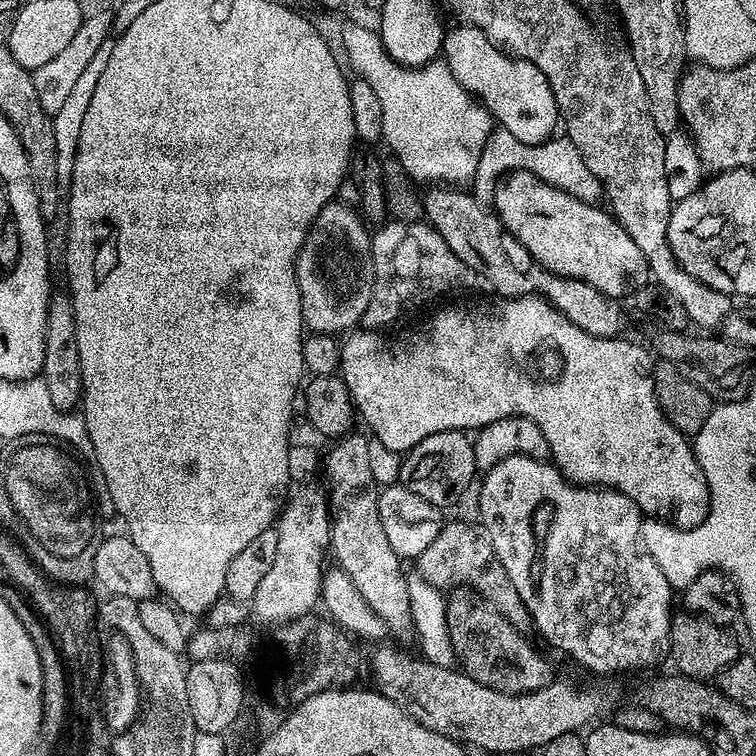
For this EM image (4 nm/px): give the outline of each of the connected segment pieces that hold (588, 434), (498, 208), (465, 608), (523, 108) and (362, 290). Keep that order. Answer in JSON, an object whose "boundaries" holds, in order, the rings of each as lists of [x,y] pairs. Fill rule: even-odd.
{"boundaries":[[[[514,296],[511,298],[500,298],[497,304],[488,304],[485,308],[440,308],[421,328],[400,336],[397,340],[391,340],[380,330],[352,330],[343,337],[340,346],[340,379],[346,382],[346,386],[352,395],[352,403],[356,406],[359,419],[368,423],[367,431],[375,440],[382,442],[391,452],[406,454],[422,438],[439,432],[454,432],[457,430],[479,430],[486,427],[490,422],[498,422],[502,418],[521,416],[530,418],[546,434],[548,443],[548,455],[551,463],[555,464],[567,480],[573,484],[585,486],[599,486],[612,488],[616,492],[626,494],[630,502],[637,504],[641,513],[651,514],[656,518],[668,518],[675,508],[681,508],[688,512],[687,527],[702,526],[702,522],[708,517],[710,510],[710,490],[706,478],[702,474],[700,464],[696,461],[696,453],[689,437],[670,423],[660,409],[660,403],[656,397],[656,387],[652,370],[654,367],[654,356],[640,344],[631,344],[625,338],[598,338],[594,334],[586,334],[586,330],[578,330],[570,318],[566,318],[554,305],[549,304],[543,296]]],[[[529,172],[508,173],[494,193],[494,211],[500,217],[504,228],[545,270],[586,282],[609,298],[631,297],[643,284],[649,283],[648,263],[646,258],[642,258],[642,250],[634,246],[634,238],[626,234],[626,230],[617,222],[615,216],[601,208],[574,198],[542,182]]],[[[457,588],[447,597],[446,603],[450,642],[454,646],[457,665],[479,684],[485,684],[487,688],[499,692],[533,692],[535,688],[542,688],[549,683],[550,676],[544,673],[544,660],[540,657],[539,650],[524,637],[525,633],[521,629],[514,627],[491,604],[481,600],[475,591]]],[[[456,26],[453,32],[451,29],[445,35],[442,59],[444,63],[450,66],[454,78],[458,78],[461,86],[488,109],[493,121],[503,131],[508,132],[514,138],[518,138],[518,142],[540,144],[555,133],[552,131],[558,128],[560,111],[556,105],[554,90],[550,86],[550,82],[546,82],[546,74],[542,74],[542,70],[538,70],[538,66],[534,66],[525,60],[518,60],[514,56],[509,56],[507,52],[492,44],[490,38],[486,38],[486,34],[482,34],[482,30],[467,26]]],[[[351,203],[327,204],[314,218],[296,255],[296,277],[309,333],[344,334],[363,321],[372,297],[372,238],[369,225]]]]}

